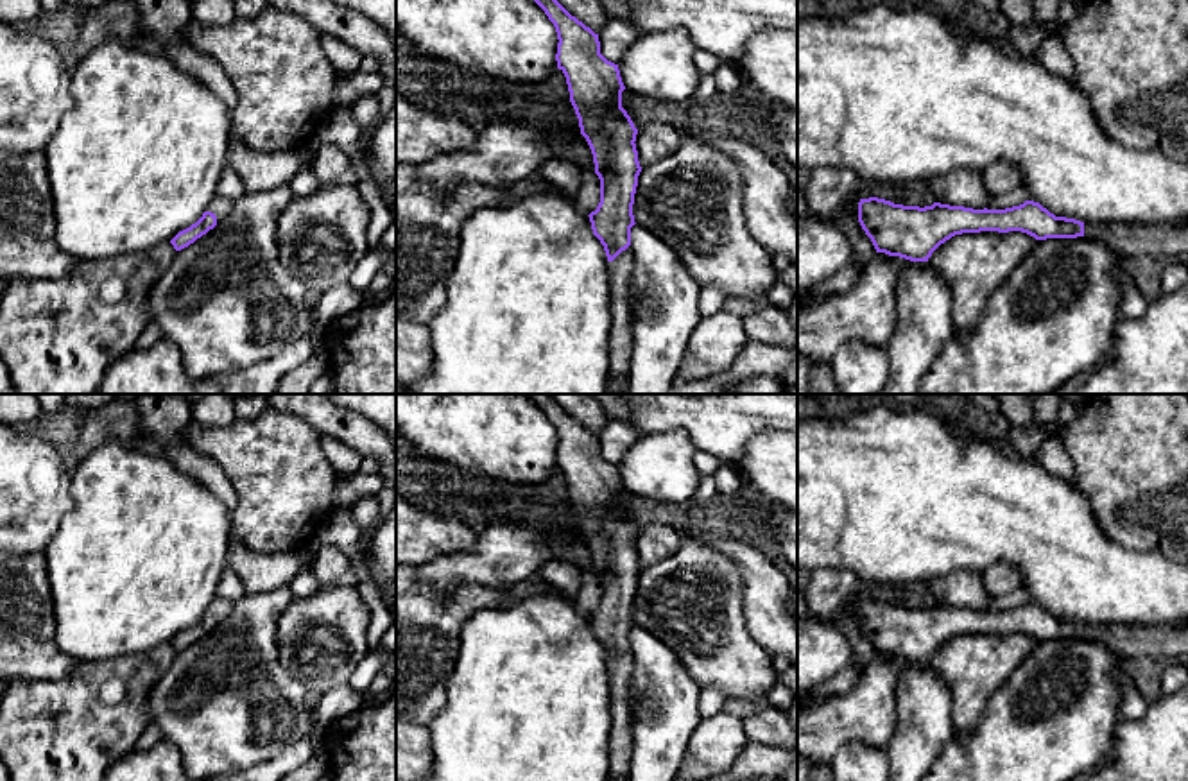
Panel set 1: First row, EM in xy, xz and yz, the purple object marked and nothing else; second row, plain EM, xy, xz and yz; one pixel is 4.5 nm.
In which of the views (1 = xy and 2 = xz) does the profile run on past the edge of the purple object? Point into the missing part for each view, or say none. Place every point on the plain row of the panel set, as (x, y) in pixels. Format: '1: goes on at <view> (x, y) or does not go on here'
1: goes on at xy (221, 608)
2: goes on at xz (620, 744)

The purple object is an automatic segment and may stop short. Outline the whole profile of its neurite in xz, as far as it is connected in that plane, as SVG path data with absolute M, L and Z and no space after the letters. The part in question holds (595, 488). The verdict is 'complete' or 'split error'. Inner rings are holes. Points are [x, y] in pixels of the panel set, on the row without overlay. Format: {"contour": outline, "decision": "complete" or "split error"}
{"contour": "M523 394L532 399L554 425L557 433L557 469L564 475L570 503L579 519L581 536L586 539L600 580L600 604L591 613L590 623L593 636L604 647L607 657L607 679L611 690L611 729L609 729L609 781L625 781L633 754L631 738L631 702L629 677L633 670L631 629L636 625L633 616L638 577L641 573L636 552L636 536L631 518L622 509L625 491L618 466L600 455L598 435L572 417L550 394Z", "decision": "split error"}

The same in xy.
{"contour": "M215 596L211 600L211 604L208 605L206 613L202 614L202 618L190 629L179 632L170 641L174 650L181 652L181 650L188 648L190 645L194 645L202 636L206 636L210 631L213 631L220 622L224 622L231 614L233 604L235 602L231 602L228 598Z", "decision": "split error"}

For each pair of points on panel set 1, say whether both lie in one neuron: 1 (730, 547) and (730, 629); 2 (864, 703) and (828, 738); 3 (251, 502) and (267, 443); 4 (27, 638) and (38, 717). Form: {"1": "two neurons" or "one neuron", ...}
{"1": "two neurons", "2": "one neuron", "3": "one neuron", "4": "two neurons"}

